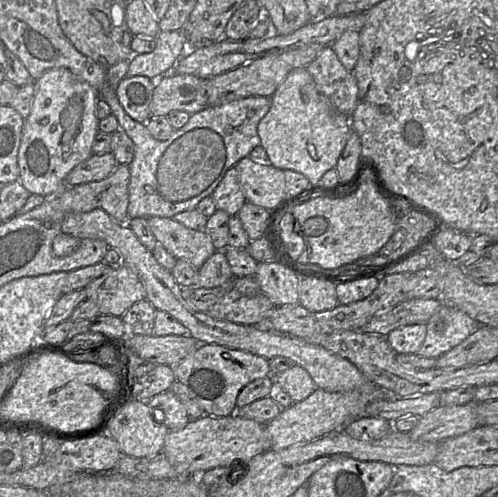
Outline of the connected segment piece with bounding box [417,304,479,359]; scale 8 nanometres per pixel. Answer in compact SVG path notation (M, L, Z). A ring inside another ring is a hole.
M443 304L426 324L426 337L417 354L437 359L459 345L478 327L464 312Z

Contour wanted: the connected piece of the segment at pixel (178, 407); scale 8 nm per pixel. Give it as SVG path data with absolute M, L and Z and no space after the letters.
M171 390L155 395L147 405L154 413L154 419L163 423L169 431L181 430L190 421L185 406Z

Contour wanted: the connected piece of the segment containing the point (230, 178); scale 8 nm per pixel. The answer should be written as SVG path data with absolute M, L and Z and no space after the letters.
M235 166L227 170L211 196L217 209L226 212L229 216L238 214L246 198L239 184L239 173Z

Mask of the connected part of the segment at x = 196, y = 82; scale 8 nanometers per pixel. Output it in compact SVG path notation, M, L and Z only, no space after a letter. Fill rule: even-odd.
M172 72L154 76L151 79L155 86L150 104L151 117L167 116L174 110L191 115L205 109L208 107L207 80Z

